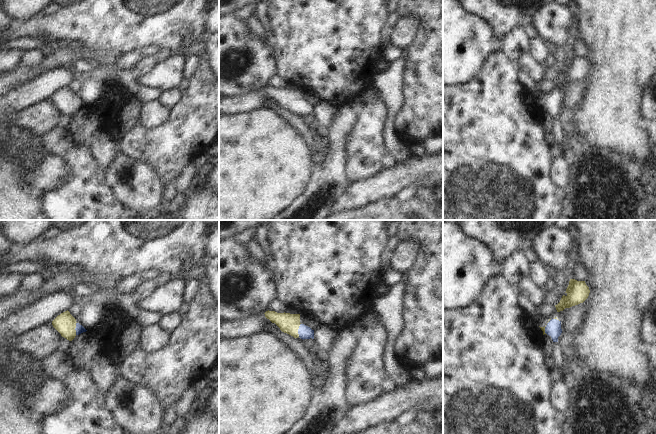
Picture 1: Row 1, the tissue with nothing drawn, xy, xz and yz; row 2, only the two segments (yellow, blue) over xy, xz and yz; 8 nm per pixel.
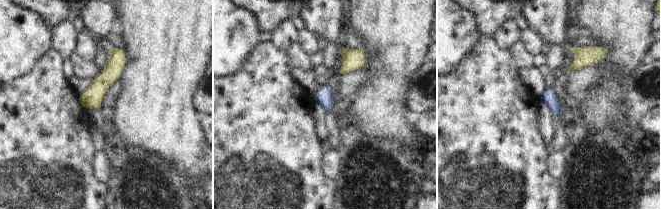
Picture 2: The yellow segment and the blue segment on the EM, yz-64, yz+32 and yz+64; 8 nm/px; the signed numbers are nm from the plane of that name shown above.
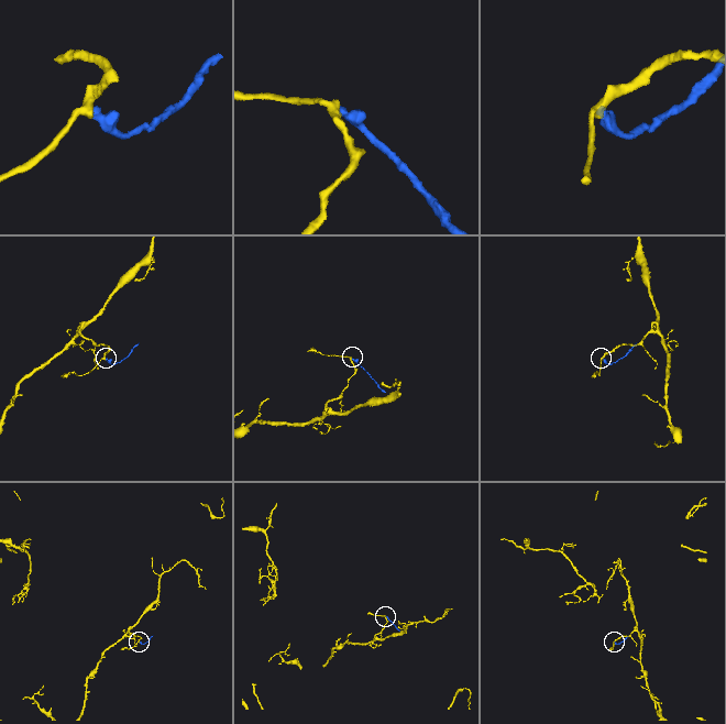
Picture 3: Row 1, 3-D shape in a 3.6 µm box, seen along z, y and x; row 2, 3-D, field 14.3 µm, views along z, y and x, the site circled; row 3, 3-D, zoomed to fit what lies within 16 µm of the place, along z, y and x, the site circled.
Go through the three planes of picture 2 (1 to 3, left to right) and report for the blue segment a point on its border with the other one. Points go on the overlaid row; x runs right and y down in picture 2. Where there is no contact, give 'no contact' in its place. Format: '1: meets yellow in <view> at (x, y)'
1: no contact
2: no contact
3: no contact

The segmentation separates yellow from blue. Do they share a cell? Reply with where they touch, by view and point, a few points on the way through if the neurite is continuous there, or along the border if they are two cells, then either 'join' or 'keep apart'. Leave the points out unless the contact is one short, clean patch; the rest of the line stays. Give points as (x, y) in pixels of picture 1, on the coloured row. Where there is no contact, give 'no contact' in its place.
meets yellow in xz at (297, 330); runs through xz (288, 323), (297, 330), (305, 332); join

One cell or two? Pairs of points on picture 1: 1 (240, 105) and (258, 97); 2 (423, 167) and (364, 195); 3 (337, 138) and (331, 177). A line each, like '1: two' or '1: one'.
1: one
2: one
3: one

